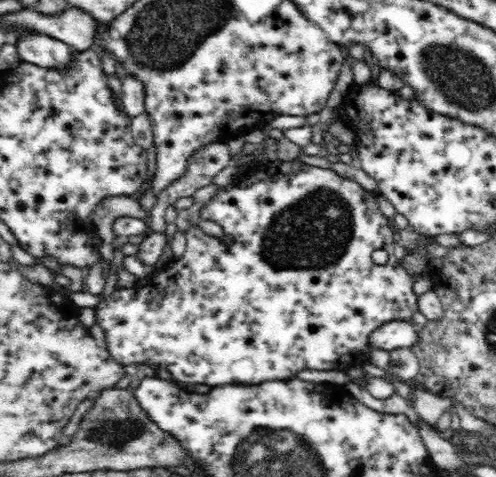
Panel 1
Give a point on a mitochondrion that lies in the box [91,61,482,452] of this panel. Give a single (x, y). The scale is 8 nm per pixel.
(321, 226)

